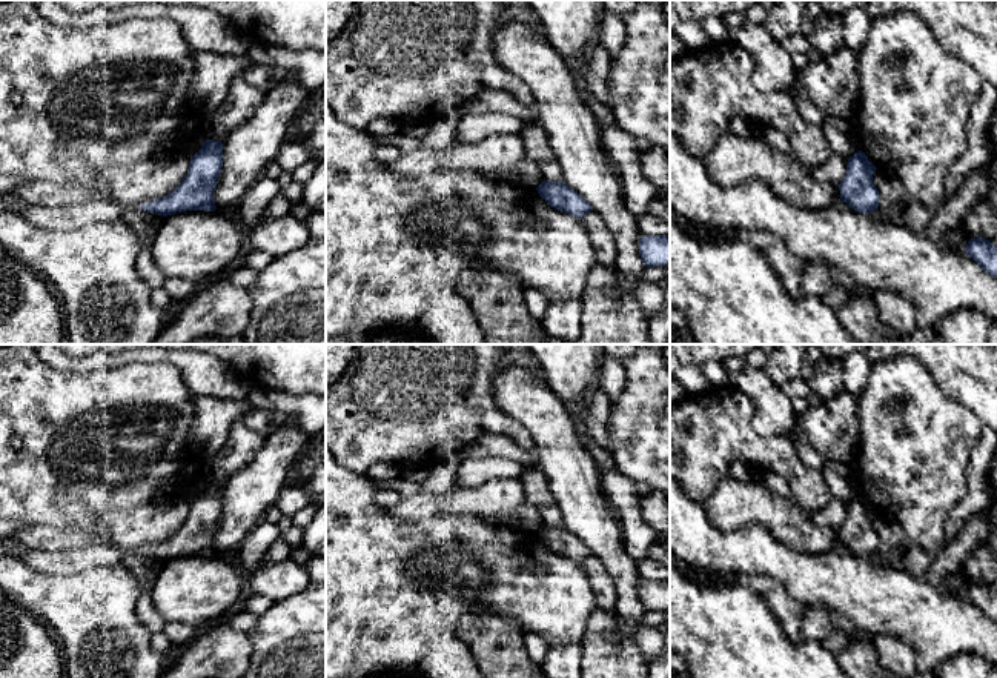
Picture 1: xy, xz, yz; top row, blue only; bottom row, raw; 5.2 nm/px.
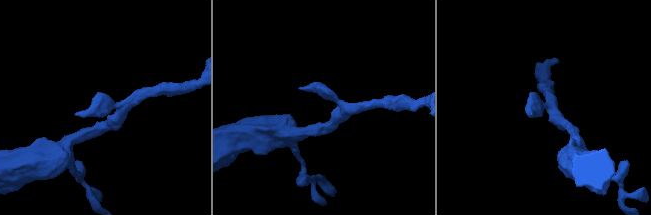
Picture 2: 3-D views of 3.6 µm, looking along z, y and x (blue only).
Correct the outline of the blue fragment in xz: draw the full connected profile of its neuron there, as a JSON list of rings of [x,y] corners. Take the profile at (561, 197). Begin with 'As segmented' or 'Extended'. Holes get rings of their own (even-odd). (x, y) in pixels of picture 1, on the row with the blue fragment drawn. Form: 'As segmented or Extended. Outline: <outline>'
As segmented. Outline: [[[544,180],[536,191],[551,208],[568,215],[582,218],[587,212],[593,211],[590,203],[564,181]]]

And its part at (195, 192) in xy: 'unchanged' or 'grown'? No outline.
unchanged

